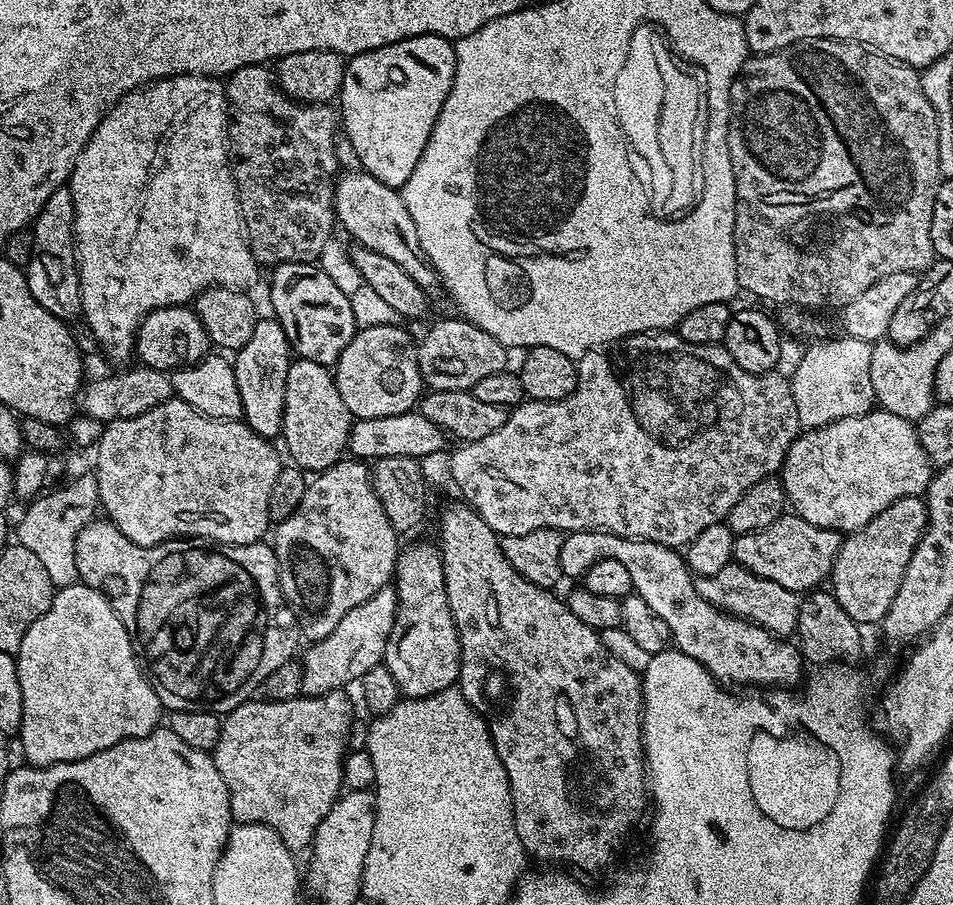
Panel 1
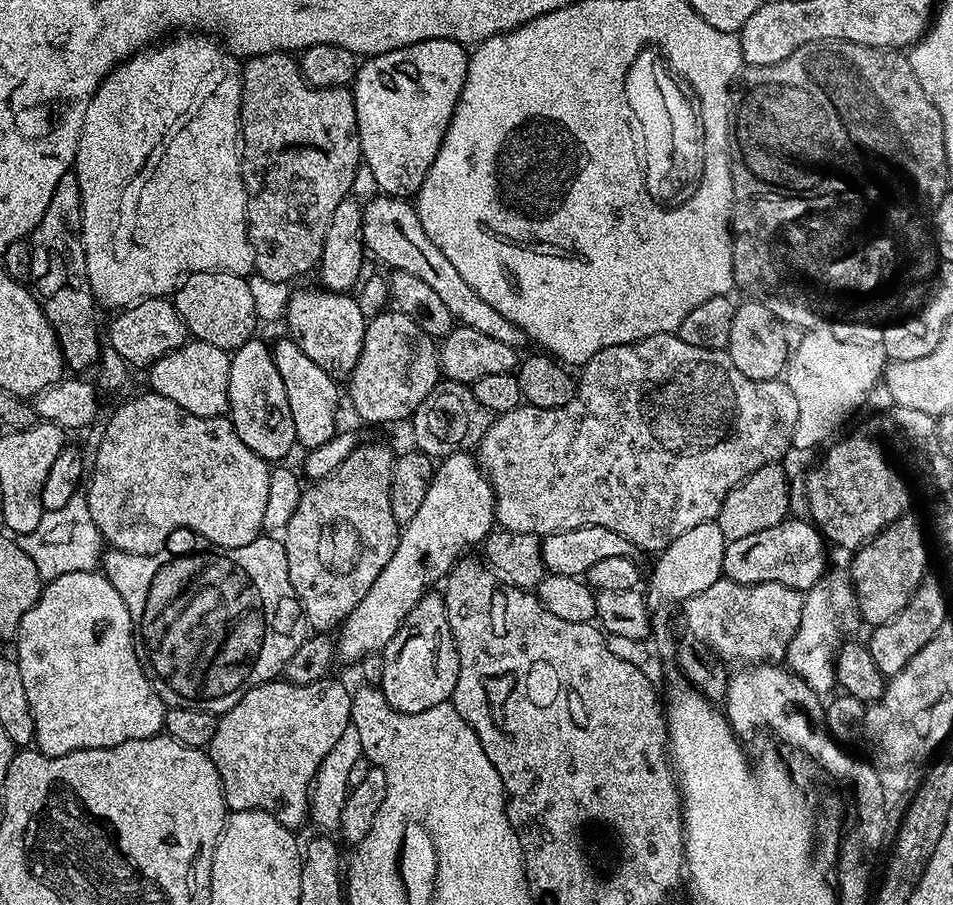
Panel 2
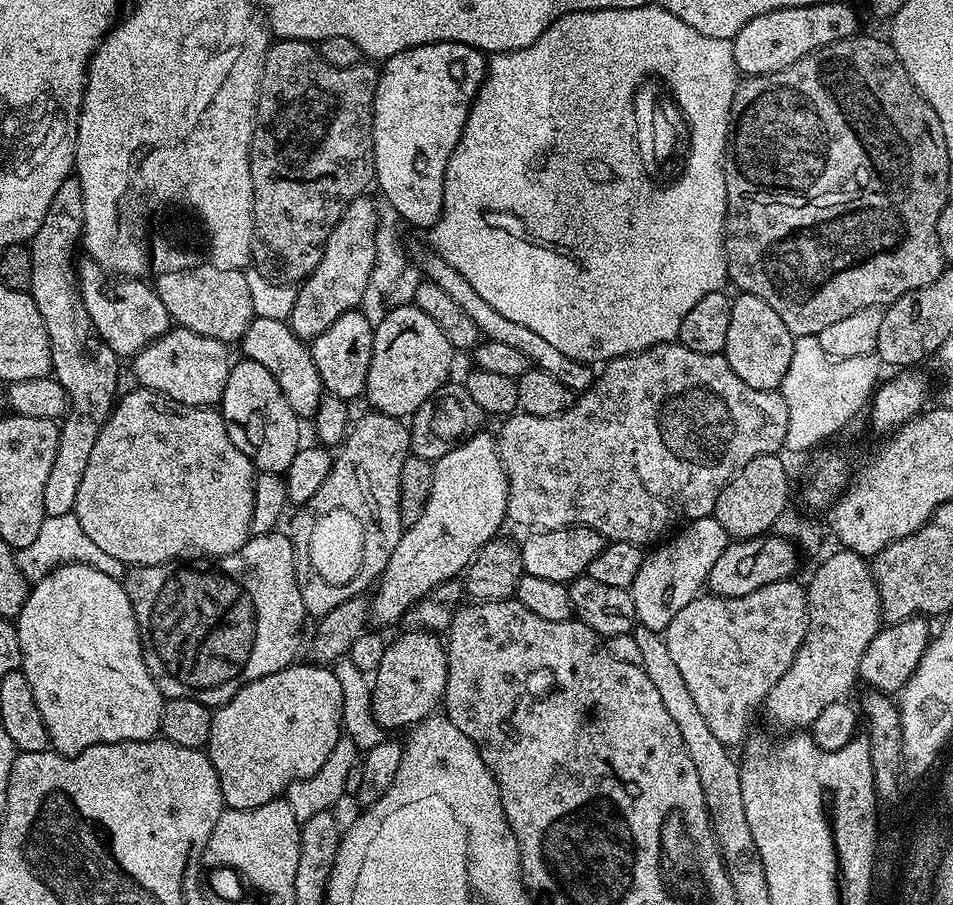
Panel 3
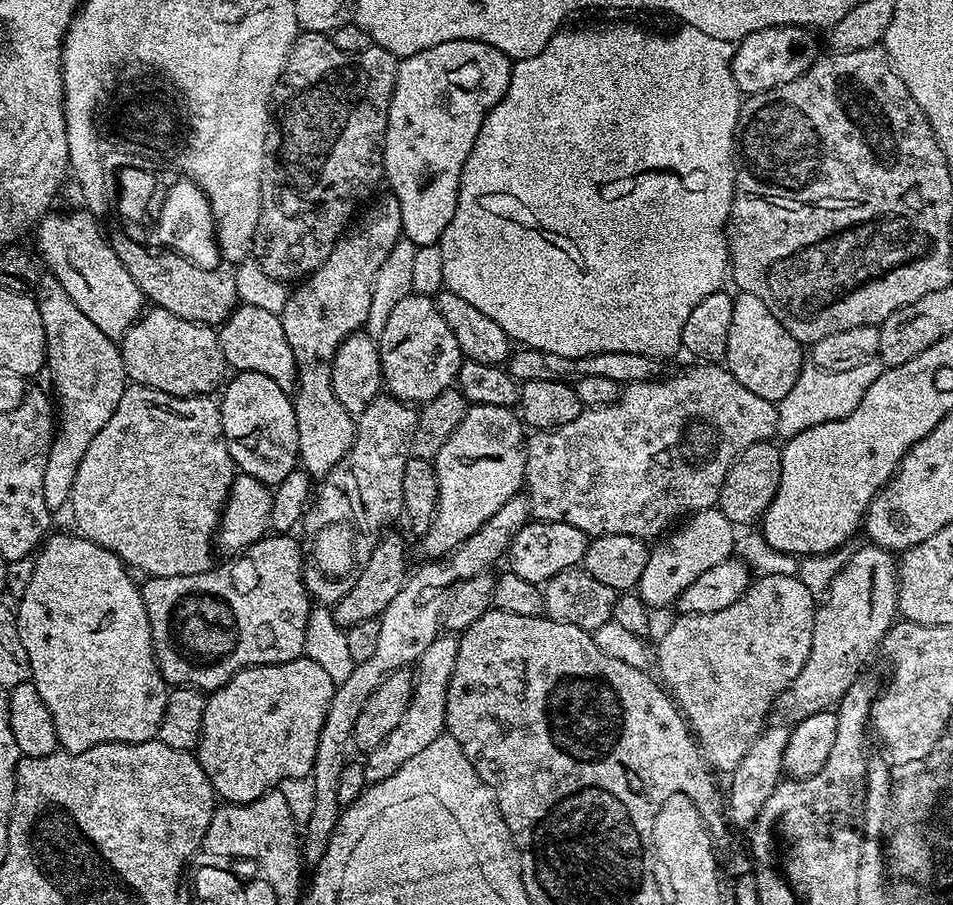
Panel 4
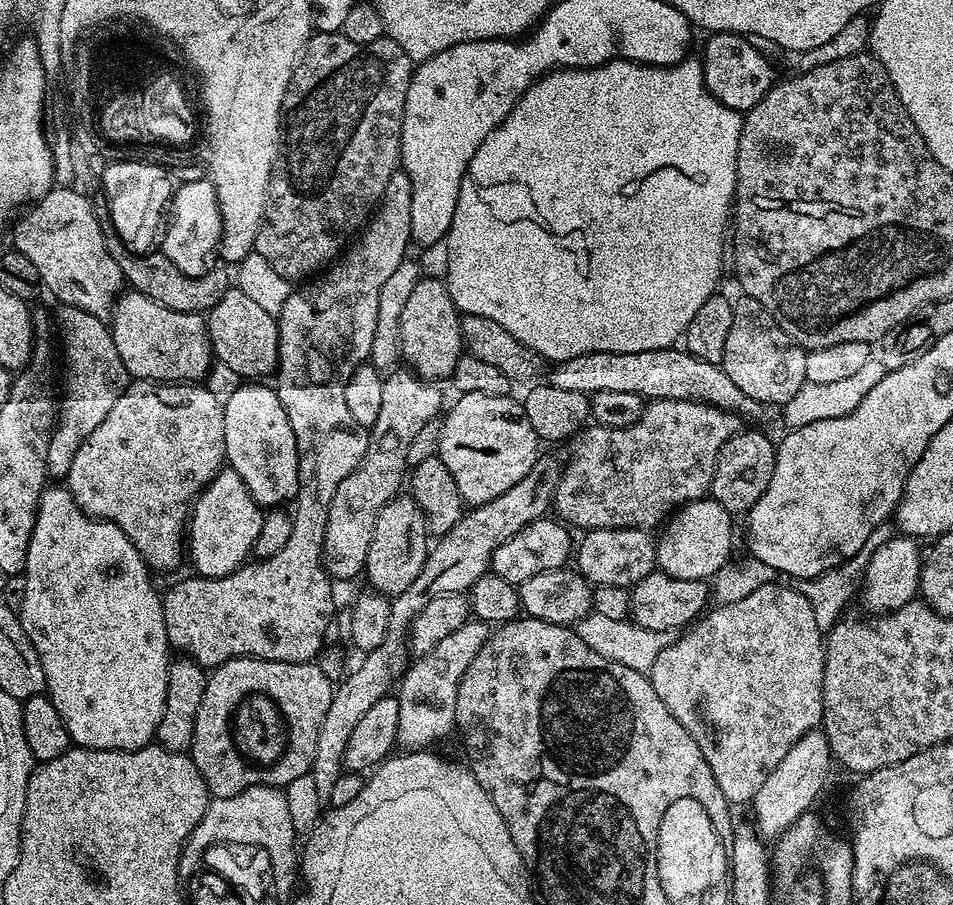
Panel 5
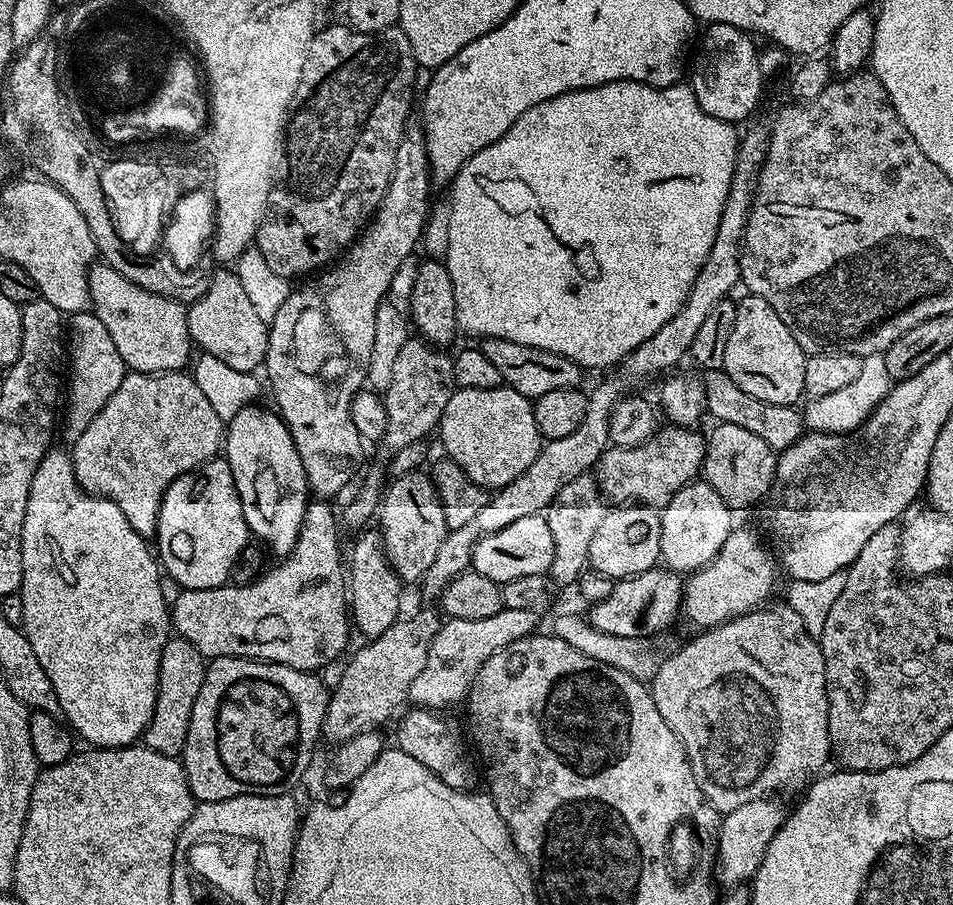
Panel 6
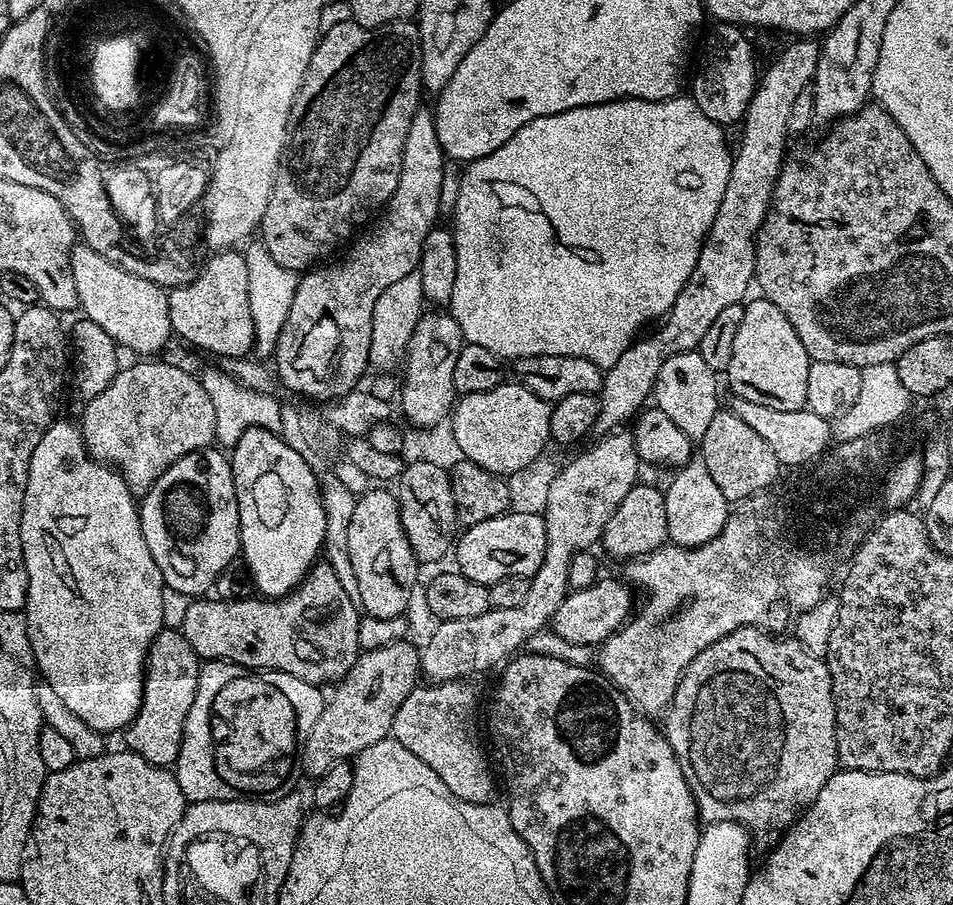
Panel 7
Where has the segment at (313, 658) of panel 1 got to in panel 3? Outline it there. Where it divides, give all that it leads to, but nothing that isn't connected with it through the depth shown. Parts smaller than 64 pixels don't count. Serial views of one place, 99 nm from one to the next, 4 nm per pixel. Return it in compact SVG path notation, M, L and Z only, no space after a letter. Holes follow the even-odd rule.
M484 430L477 432L435 461L432 470L434 482L430 486L430 498L426 498L426 510L422 510L422 518L418 518L418 522L407 525L401 531L398 546L394 546L394 554L390 554L390 562L386 562L386 570L371 593L370 616L375 623L376 620L380 624L403 621L407 612L433 588L447 585L447 580L454 579L456 575L459 577L476 557L476 551L486 546L486 542L497 539L499 532L496 531L506 524L508 475L504 473L500 461L497 437L487 436L486 433Z

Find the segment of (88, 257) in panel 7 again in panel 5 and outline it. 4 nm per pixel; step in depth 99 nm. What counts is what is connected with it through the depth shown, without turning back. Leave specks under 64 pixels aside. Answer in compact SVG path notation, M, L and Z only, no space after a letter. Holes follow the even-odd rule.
M121 292L112 310L110 327L118 358L122 358L129 377L136 380L200 382L214 363L208 325L201 313L170 310L141 292Z

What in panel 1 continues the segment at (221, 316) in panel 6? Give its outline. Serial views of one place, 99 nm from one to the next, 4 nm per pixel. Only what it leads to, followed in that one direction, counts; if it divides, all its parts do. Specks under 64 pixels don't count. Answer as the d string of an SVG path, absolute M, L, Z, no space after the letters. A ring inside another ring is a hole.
M293 359L286 374L286 398L282 418L282 441L288 447L291 463L308 474L319 474L334 466L345 455L354 417L346 410L342 394L336 389L329 365Z

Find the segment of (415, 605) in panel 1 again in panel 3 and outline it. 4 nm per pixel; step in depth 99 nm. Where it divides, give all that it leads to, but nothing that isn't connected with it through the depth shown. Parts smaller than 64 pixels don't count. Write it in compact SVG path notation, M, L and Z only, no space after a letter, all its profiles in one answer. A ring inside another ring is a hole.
M407 630L389 643L371 685L372 716L384 728L411 729L441 707L448 677L448 653L443 639L427 630Z

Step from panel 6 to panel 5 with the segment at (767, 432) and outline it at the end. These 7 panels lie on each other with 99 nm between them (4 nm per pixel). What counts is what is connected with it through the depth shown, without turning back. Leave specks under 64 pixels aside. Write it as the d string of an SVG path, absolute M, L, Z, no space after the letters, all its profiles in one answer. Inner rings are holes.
M680 346L641 352L578 354L578 358L559 361L553 368L556 369L552 373L547 373L547 383L561 390L575 390L589 398L602 390L619 390L625 394L638 394L648 402L697 400L699 404L713 404L715 408L734 412L745 421L764 420L770 412L769 405L750 398L750 394L744 393L721 365L702 362L702 358L694 358Z

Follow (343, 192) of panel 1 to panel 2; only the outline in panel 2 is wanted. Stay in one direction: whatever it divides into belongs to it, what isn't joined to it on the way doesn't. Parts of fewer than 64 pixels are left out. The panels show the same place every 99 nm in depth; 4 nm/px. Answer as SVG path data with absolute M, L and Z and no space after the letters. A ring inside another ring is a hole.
M379 194L367 201L363 205L362 214L362 238L364 247L369 253L372 252L384 264L389 264L389 269L414 274L414 278L419 278L421 282L426 282L426 286L431 286L434 294L442 298L446 305L446 310L450 310L453 321L457 325L479 330L486 334L486 338L494 338L498 342L506 342L506 346L520 350L523 344L529 343L528 335L514 322L508 318L502 318L498 310L494 310L478 294L474 294L466 283L466 278L454 270L450 263L450 258L430 242L426 230L422 230L422 222L418 218L415 207L407 199L398 196L385 196Z

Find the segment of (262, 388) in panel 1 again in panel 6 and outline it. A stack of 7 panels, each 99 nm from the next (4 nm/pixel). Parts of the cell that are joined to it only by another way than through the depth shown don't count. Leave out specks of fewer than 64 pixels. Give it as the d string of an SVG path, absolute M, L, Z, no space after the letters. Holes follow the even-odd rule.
M249 406L240 409L234 414L232 420L227 421L226 439L222 444L222 452L234 474L234 486L238 490L238 498L242 502L242 510L248 523L249 533L257 541L263 542L269 553L277 552L277 557L283 558L294 546L304 525L304 515L310 503L308 479L304 473L302 458L298 458L294 438L283 420L271 407L268 407L269 409L256 407Z

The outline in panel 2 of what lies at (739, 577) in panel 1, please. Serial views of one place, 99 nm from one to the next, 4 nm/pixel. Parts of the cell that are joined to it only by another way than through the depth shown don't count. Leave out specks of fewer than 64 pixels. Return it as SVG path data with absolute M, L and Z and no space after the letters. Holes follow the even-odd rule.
M727 578L714 582L705 592L687 601L688 632L696 640L701 640L708 648L713 648L724 660L733 660L736 666L751 666L765 662L780 662L788 655L790 638L802 622L804 597L796 588L782 586L778 582L765 584L739 584Z

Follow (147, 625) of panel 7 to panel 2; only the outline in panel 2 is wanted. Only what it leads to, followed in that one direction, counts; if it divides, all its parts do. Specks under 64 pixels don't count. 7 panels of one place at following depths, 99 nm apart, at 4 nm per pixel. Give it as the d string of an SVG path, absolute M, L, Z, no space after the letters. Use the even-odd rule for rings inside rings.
M99 571L62 574L47 581L38 602L26 610L15 644L22 687L30 701L30 714L34 714L34 744L42 755L65 756L87 748L109 748L127 740L150 738L163 729L166 705L138 662L130 610L126 610L122 594Z

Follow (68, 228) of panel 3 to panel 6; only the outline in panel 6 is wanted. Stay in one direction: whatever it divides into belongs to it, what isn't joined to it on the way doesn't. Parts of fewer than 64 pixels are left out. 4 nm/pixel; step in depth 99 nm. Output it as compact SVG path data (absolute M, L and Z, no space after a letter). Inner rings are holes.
M85 310L71 313L66 324L66 364L70 371L66 376L66 404L68 413L62 416L62 432L68 442L74 442L98 418L98 410L114 398L114 390L122 386L126 369L118 354L118 346L110 339L110 330L102 326L102 318Z

